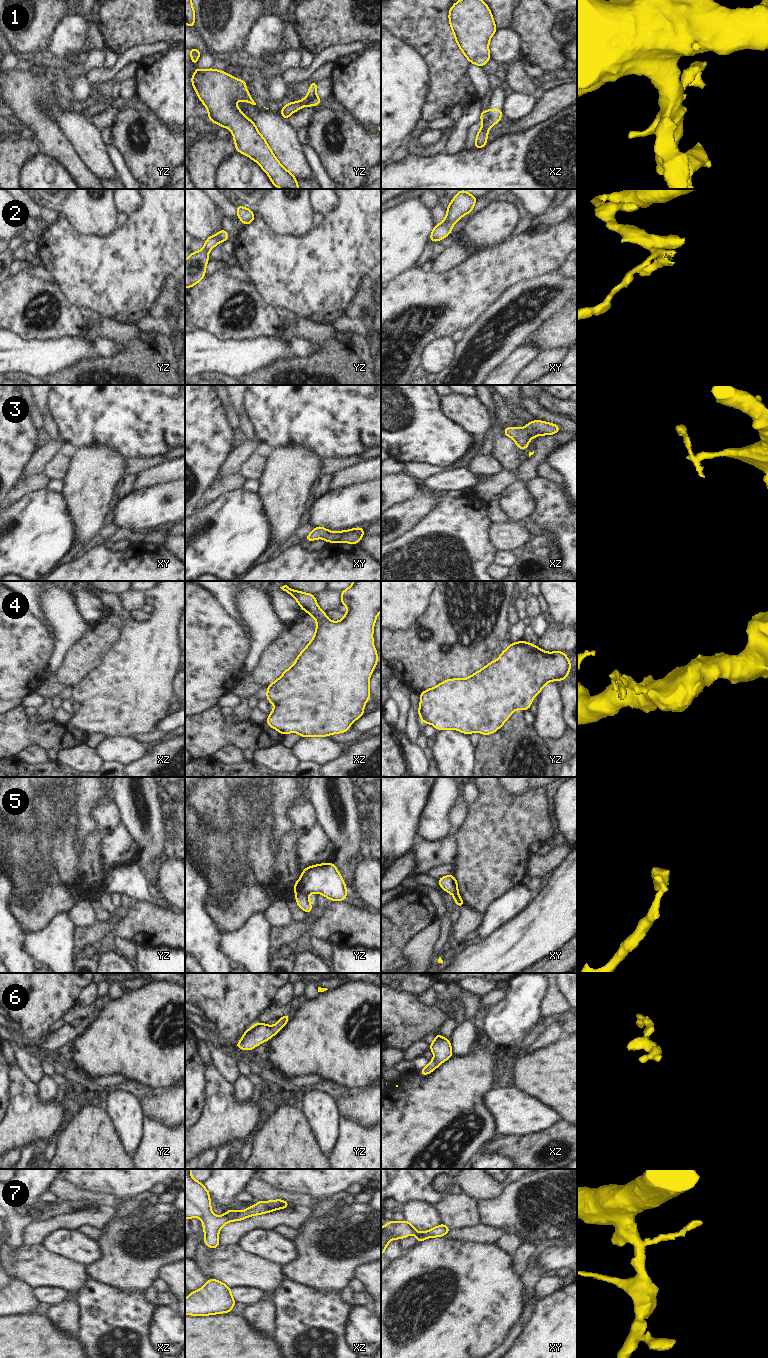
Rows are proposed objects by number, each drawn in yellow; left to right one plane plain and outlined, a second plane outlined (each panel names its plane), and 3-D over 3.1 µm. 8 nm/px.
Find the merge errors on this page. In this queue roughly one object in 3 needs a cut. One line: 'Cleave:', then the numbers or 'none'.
Cleave: 1, 5

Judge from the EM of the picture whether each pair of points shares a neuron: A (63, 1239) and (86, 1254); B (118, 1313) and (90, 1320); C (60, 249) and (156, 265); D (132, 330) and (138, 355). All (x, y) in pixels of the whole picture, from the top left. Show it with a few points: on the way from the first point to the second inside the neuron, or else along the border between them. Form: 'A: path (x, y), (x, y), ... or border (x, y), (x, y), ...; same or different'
A: path (69, 1243), (80, 1248); same
B: path (111, 1319), (97, 1320); same
C: path (84, 265), (132, 265); same
D: border (137, 336), (133, 337), (125, 345); different

